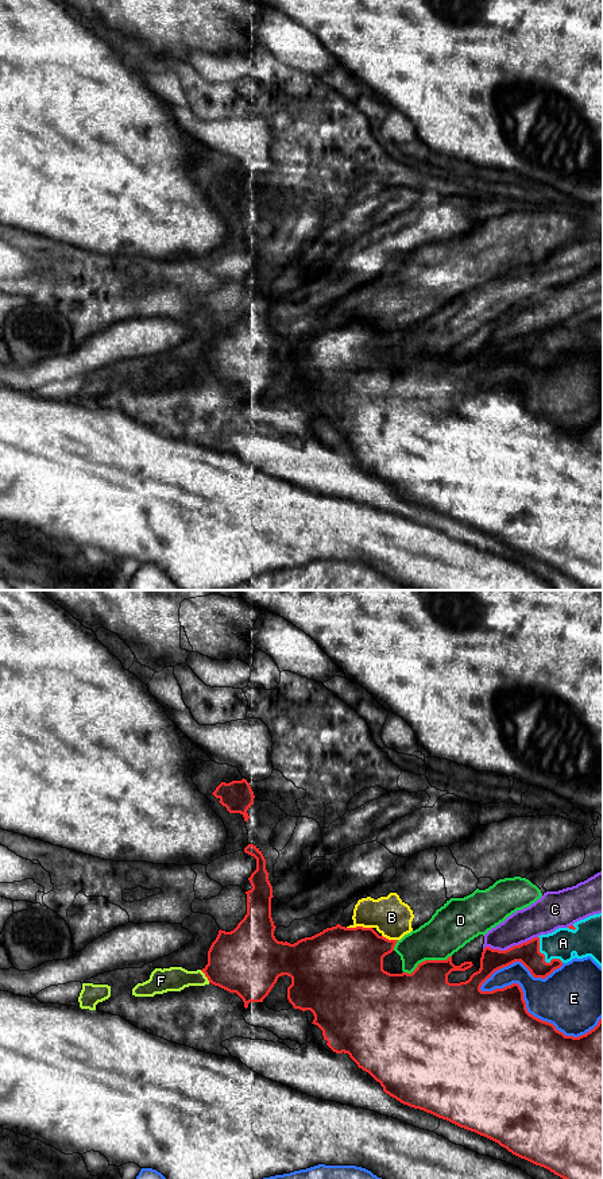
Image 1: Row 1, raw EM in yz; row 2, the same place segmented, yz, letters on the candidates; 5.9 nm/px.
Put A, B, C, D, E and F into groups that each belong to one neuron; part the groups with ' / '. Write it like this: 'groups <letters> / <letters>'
groups A / B F / C / D / E

